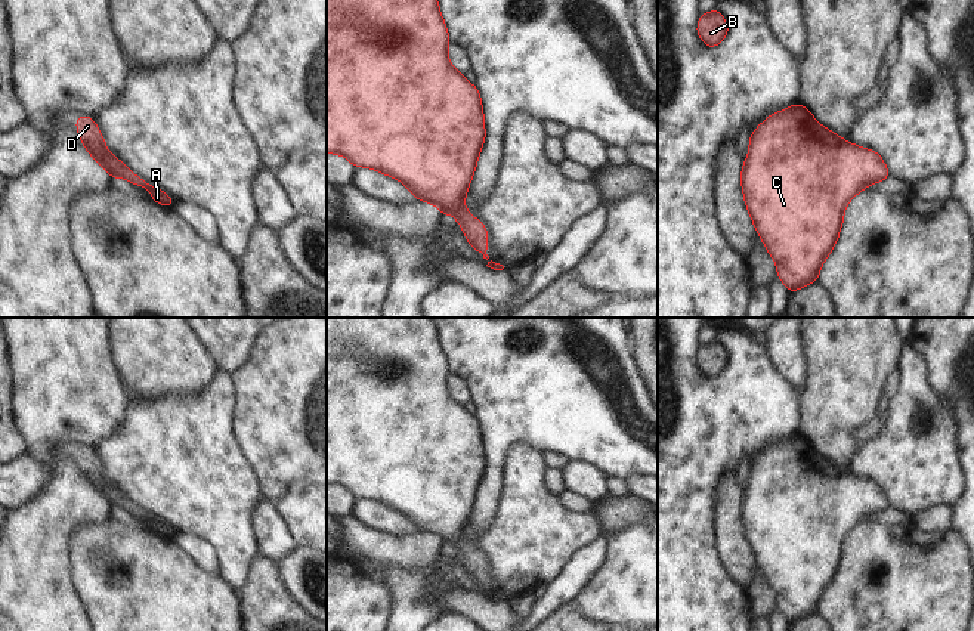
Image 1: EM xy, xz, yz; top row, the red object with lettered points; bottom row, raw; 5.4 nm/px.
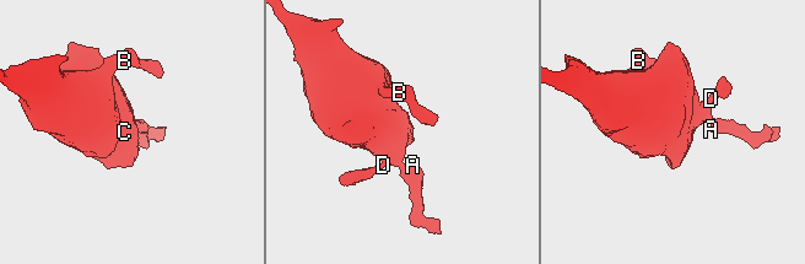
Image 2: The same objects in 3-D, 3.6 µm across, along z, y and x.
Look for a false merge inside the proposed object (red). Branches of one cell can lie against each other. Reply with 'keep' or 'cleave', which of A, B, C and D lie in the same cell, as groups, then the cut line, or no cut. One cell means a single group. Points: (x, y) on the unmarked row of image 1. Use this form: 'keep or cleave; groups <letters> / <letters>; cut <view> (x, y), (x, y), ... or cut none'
keep; groups A B C D; cut none

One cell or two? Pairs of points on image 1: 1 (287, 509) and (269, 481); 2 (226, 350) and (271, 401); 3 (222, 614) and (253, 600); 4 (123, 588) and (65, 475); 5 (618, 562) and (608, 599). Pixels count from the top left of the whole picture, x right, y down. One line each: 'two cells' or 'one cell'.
1: two cells
2: two cells
3: two cells
4: two cells
5: one cell

